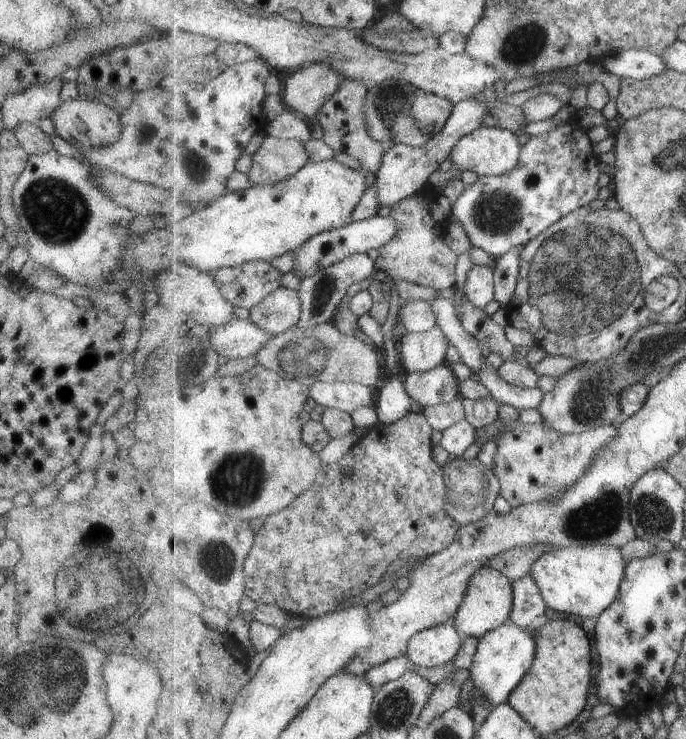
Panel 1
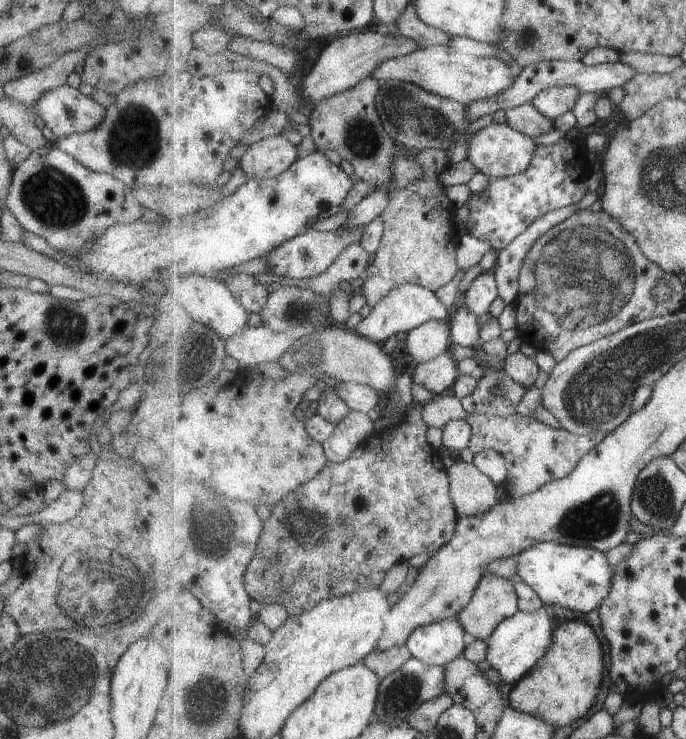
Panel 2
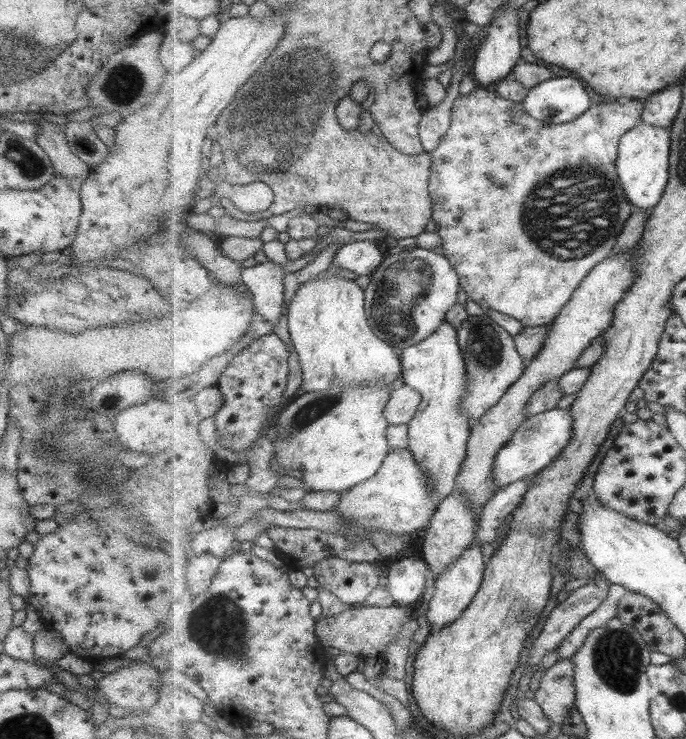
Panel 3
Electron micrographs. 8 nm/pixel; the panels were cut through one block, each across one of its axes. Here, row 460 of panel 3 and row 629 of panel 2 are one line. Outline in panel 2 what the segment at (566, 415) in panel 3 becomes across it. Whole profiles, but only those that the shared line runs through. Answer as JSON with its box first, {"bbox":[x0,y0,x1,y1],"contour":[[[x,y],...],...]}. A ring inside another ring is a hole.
{"bbox":[486,605,560,686],"contour":[[[543,605],[537,612],[517,611],[512,617],[506,618],[487,639],[489,648],[486,660],[497,670],[503,684],[515,686],[545,656],[552,645],[552,636],[560,621],[554,616],[557,607]]]}

